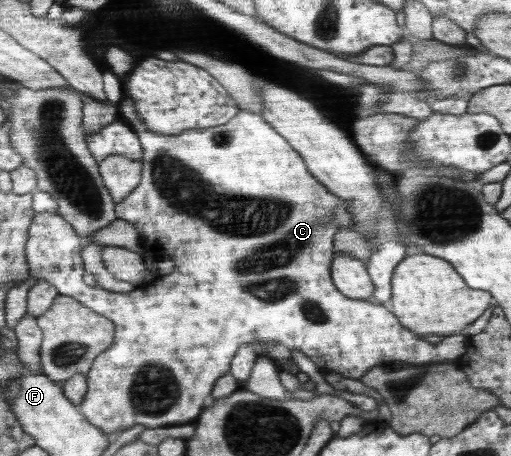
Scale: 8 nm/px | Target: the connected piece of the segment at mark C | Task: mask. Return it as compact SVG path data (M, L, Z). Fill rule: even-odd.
M124 96L121 103L117 105L119 118L124 120L132 130L137 134L143 155L141 155L142 177L139 185L121 201L114 205L116 217L133 224L137 228L137 233L142 241L142 245L146 250L155 250L162 257L171 259L175 263L175 271L169 275L158 276L161 283L154 285L155 289L141 289L141 297L139 297L139 288L127 294L112 293L99 287L89 287L83 281L84 265L81 257L82 240L77 233L71 229L71 225L57 214L55 211L45 211L45 213L37 213L33 216L31 225L29 226L29 236L25 242L25 257L29 263L28 273L37 277L39 281L47 281L51 283L59 294L68 295L89 307L92 311L99 313L113 321L115 324L115 340L114 343L101 355L95 357L91 369L86 373L87 393L83 397L83 402L77 407L80 413L96 428L101 429L103 433L112 439L123 430L133 427L133 425L144 425L146 428L153 429L156 427L172 426L194 423L199 415L204 411L205 397L209 399L213 383L223 377L230 370L230 365L235 353L242 346L252 348L259 357L266 357L265 351L277 345L283 345L289 350L297 350L303 353L305 357L309 357L324 374L339 373L341 377L349 379L357 379L365 375L365 371L375 366L390 367L395 361L403 361L409 366L423 364L426 362L447 362L455 361L459 356L463 355L466 349L467 339L457 331L465 329L469 323L473 323L475 319L479 319L481 315L495 302L490 293L485 290L475 290L469 288L457 274L455 268L446 259L435 257L429 254L417 254L405 256L401 263L395 267L391 286L391 309L386 309L381 305L373 305L367 301L358 301L348 299L346 295L340 293L332 283L331 277L331 261L335 254L334 239L339 229L353 230L353 214L349 212L351 202L333 194L325 185L321 184L305 166L303 158L290 145L290 143L282 135L279 135L264 118L259 114L247 110L239 110L233 118L227 123L220 126L209 127L209 129L195 129L183 131L179 135L157 135L151 133L145 123L141 123L141 119L135 113L133 101L131 97ZM427 334L435 334L444 336L445 339L440 343L429 343L424 341L421 336Z

